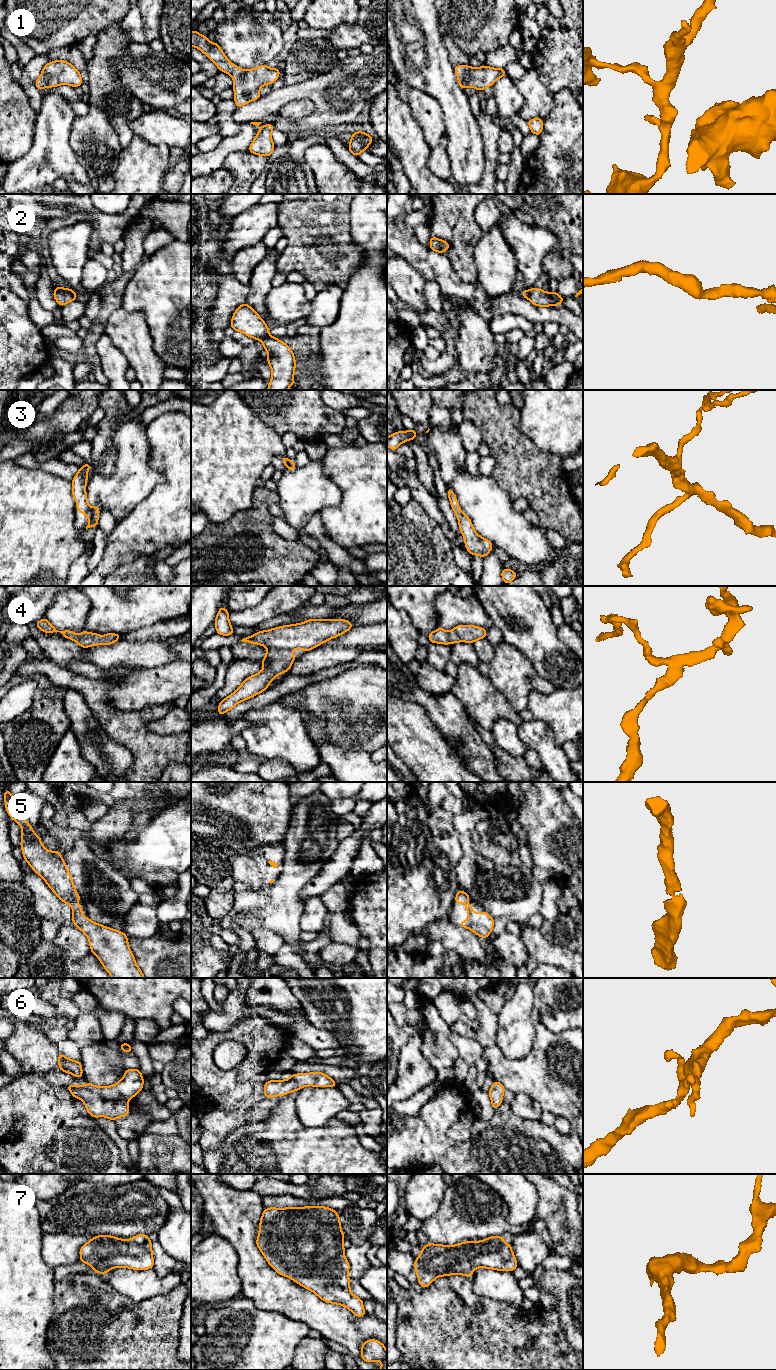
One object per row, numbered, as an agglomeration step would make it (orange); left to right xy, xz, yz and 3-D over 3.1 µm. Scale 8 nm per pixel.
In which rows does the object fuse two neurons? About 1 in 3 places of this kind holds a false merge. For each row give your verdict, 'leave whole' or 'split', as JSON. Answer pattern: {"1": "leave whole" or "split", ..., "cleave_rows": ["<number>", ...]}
{"1": "leave whole", "2": "leave whole", "3": "leave whole", "4": "leave whole", "5": "leave whole", "6": "leave whole", "7": "leave whole", "cleave_rows": []}

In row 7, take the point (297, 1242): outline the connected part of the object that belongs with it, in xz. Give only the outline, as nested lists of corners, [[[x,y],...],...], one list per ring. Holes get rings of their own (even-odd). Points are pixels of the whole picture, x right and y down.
[[[271,1207],[265,1208],[261,1216],[256,1245],[277,1273],[312,1291],[324,1302],[345,1306],[356,1317],[363,1317],[363,1300],[350,1291],[344,1238],[340,1215],[329,1207]]]

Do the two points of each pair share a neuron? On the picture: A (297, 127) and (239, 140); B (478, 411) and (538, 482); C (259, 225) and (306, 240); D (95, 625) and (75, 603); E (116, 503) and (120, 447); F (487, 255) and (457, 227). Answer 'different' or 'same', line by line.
A: different
B: same
C: different
D: different
E: same
F: different

